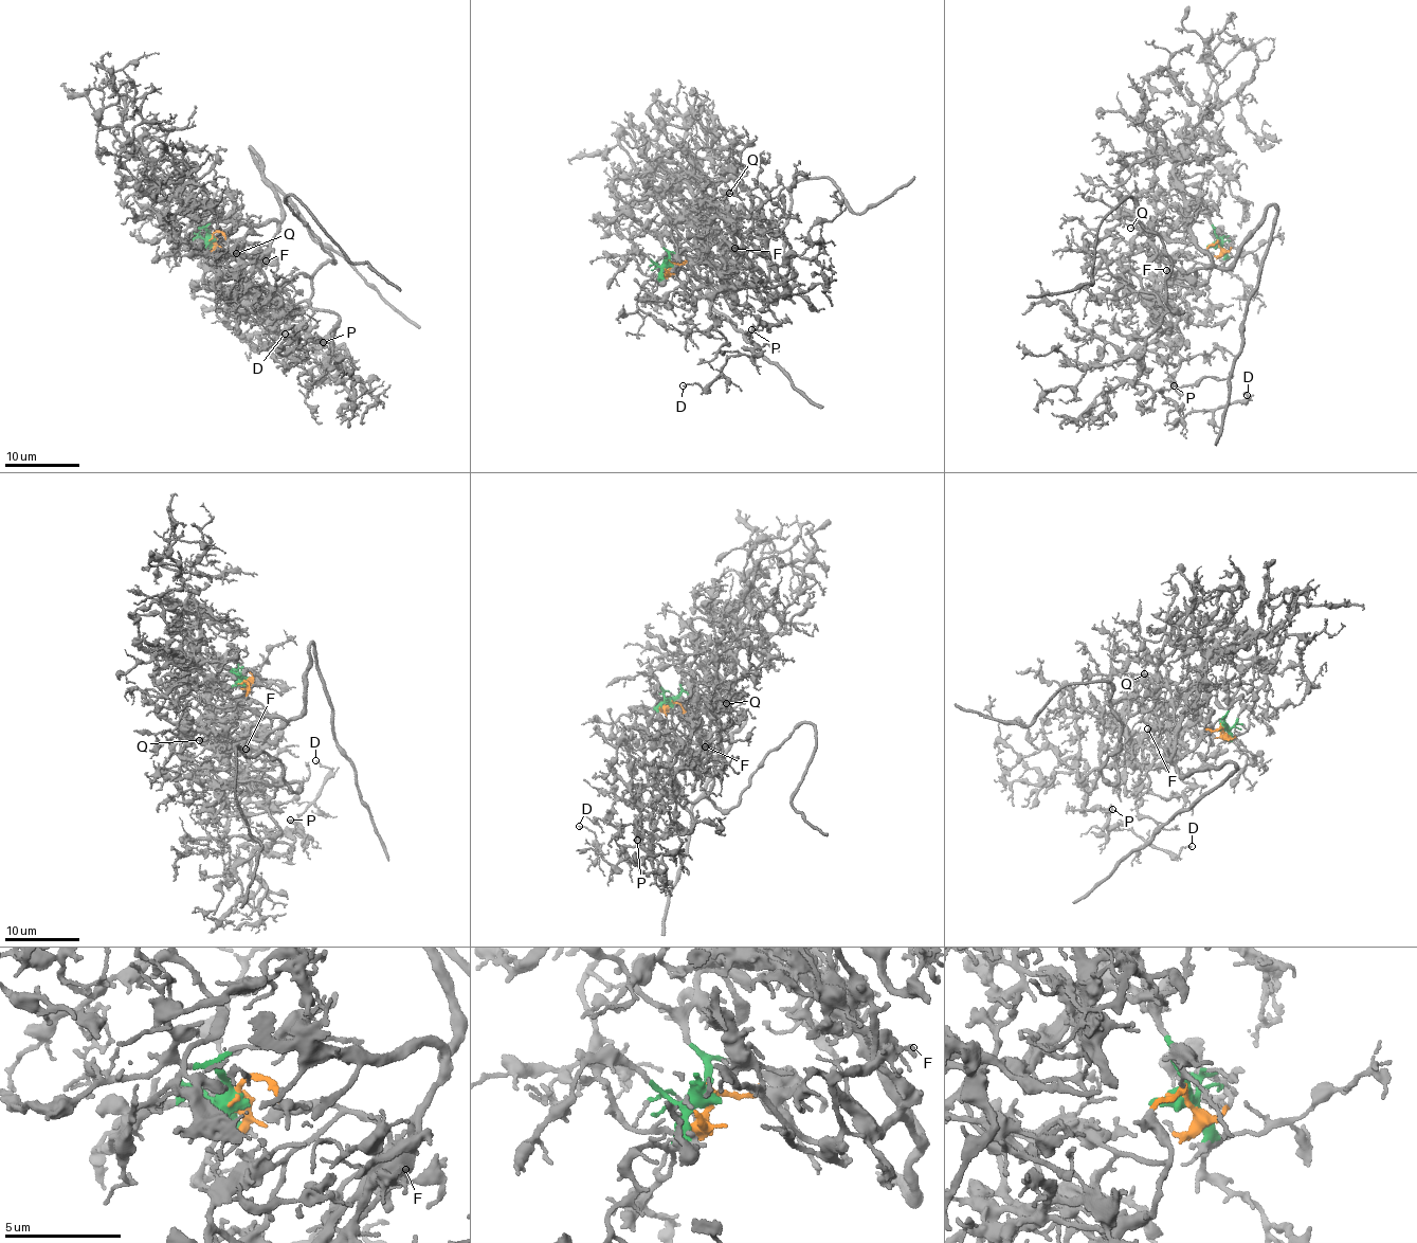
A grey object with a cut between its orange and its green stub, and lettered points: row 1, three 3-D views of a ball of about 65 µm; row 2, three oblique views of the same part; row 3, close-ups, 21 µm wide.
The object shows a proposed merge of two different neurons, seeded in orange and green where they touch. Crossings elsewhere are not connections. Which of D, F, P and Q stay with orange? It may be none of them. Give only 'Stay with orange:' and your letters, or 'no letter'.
Stay with orange: D, F, P

